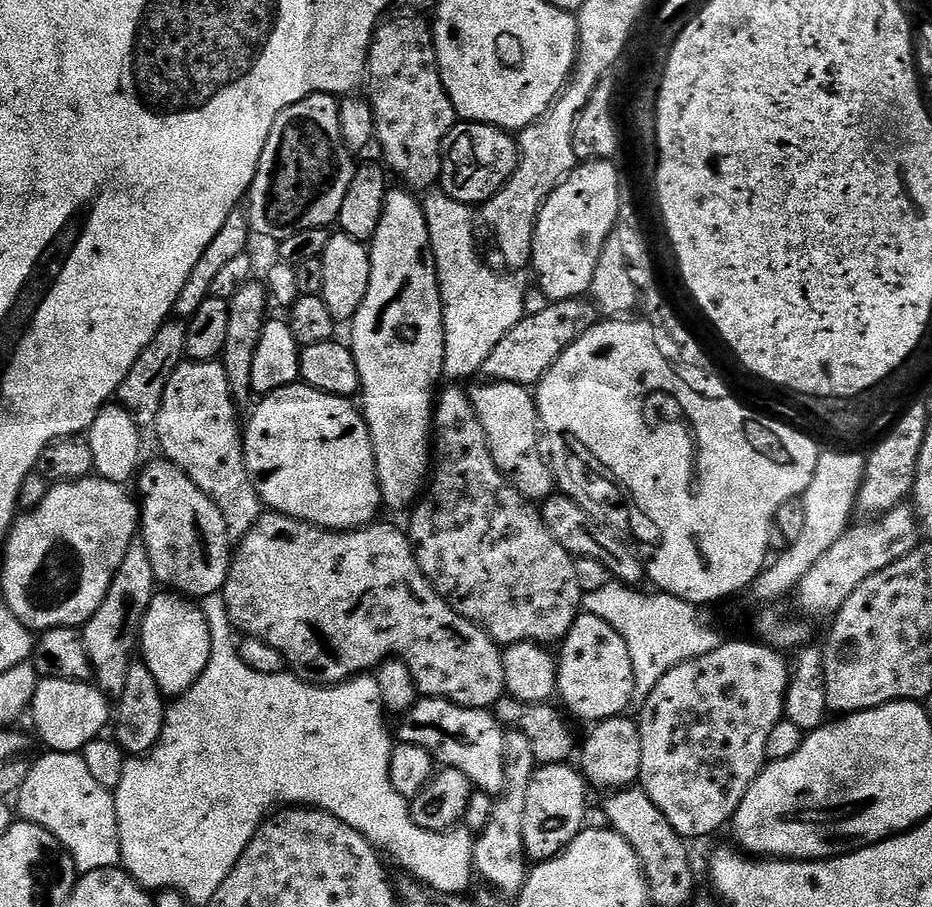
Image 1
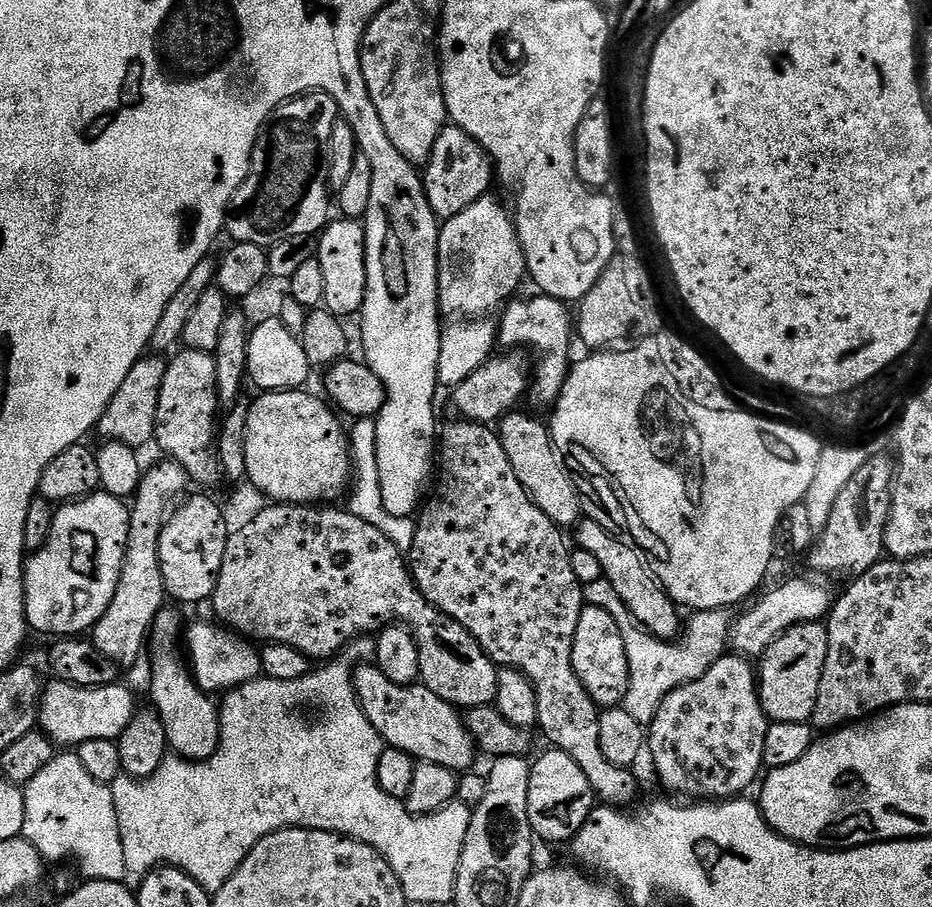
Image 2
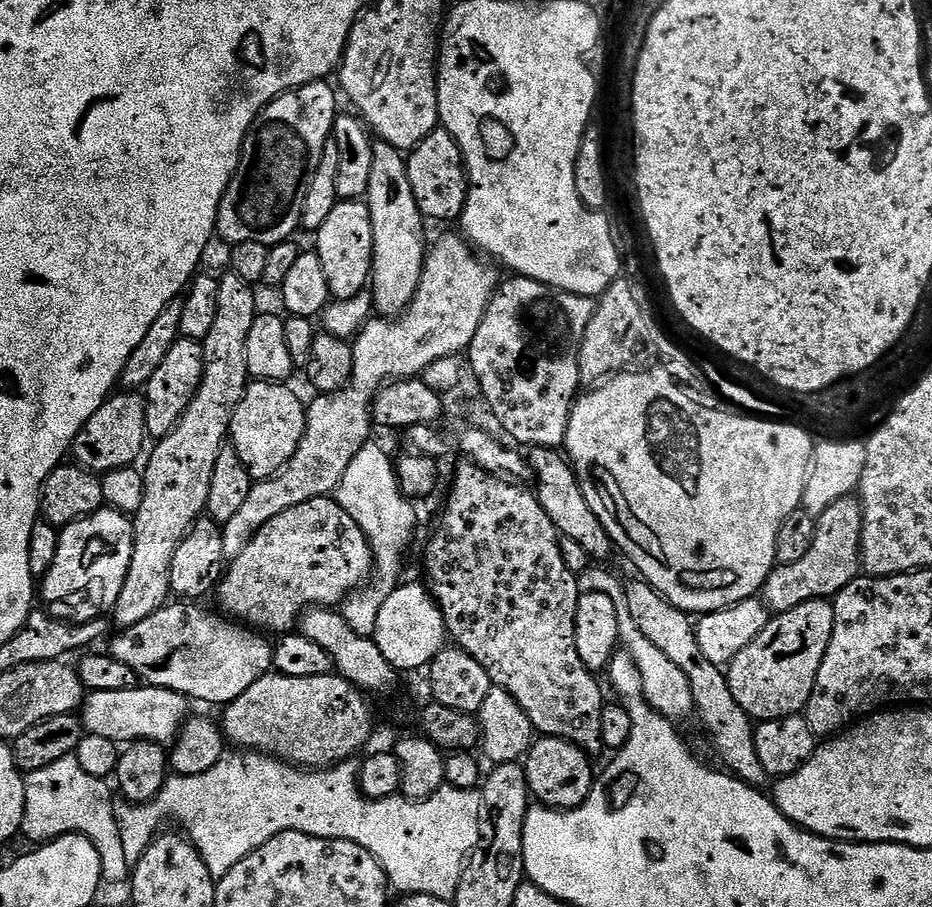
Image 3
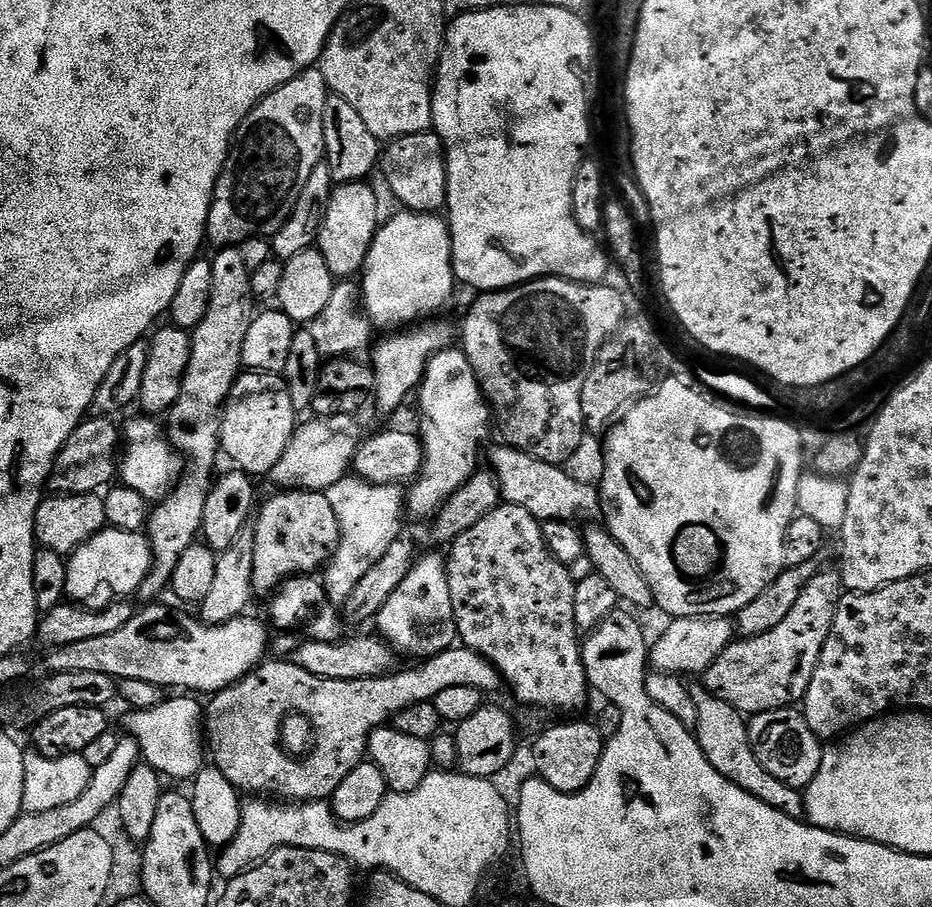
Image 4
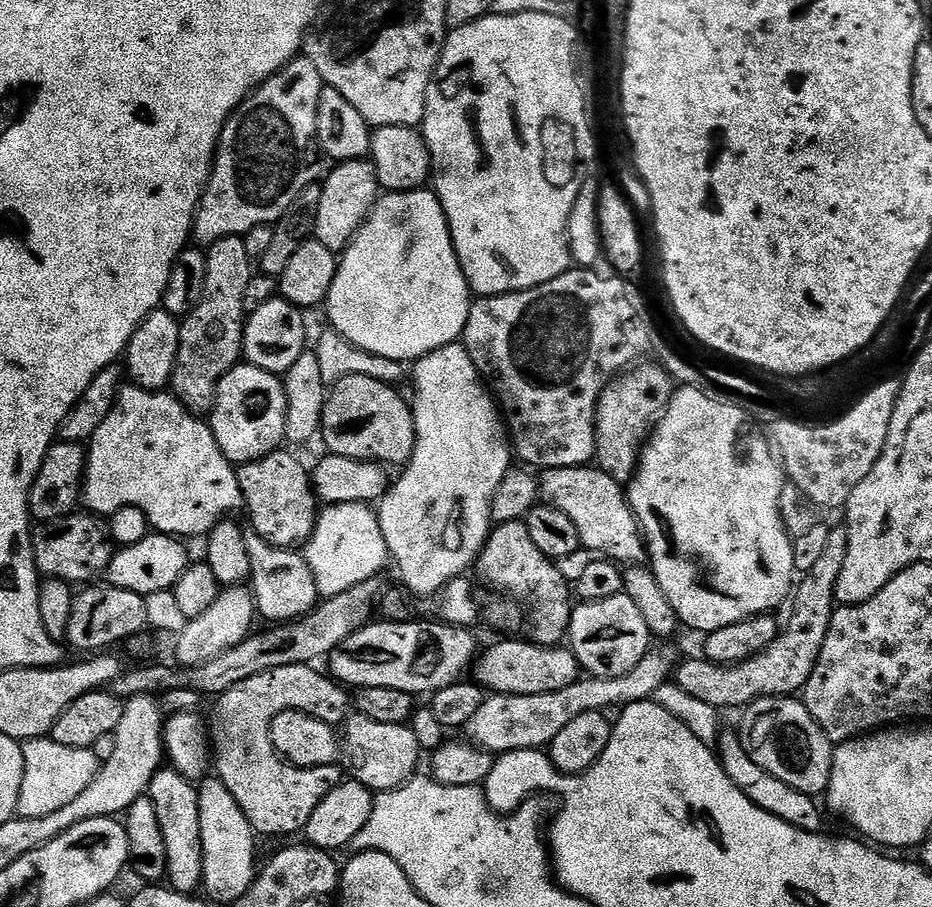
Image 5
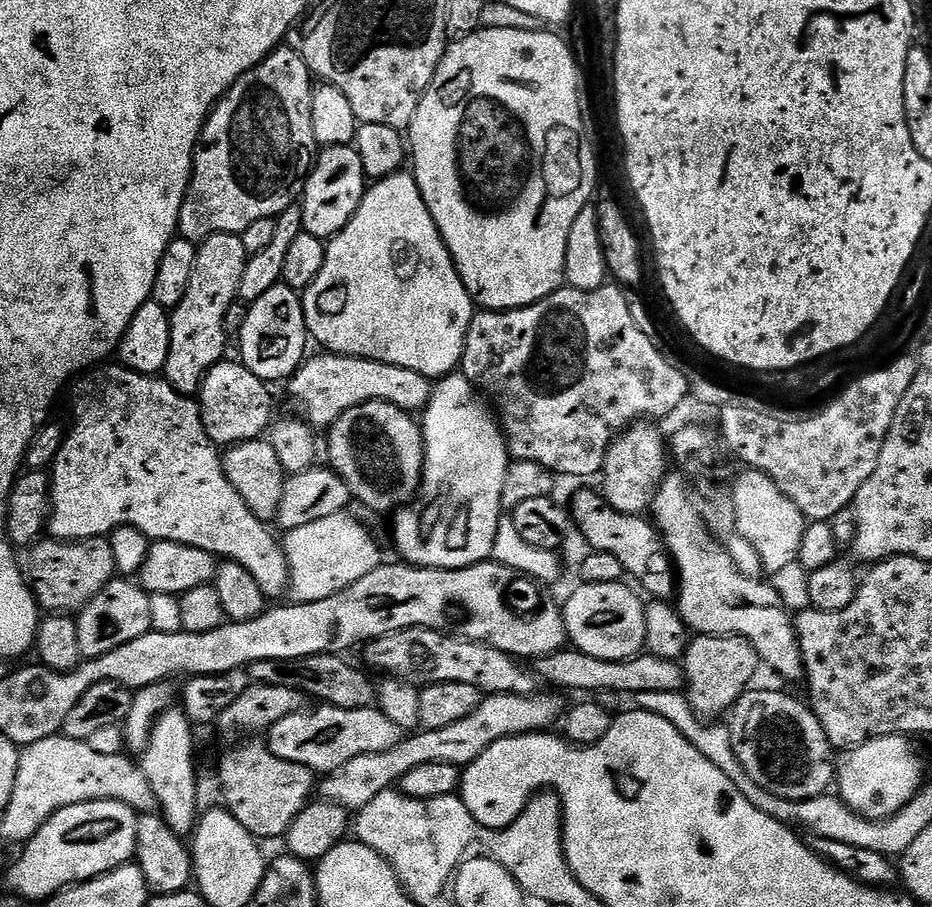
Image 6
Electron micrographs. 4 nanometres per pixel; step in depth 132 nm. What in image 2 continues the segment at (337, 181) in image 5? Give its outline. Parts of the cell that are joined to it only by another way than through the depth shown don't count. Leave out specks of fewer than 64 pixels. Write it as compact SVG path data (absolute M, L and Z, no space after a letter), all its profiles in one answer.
M347 218L333 219L319 233L318 259L324 276L323 307L341 318L355 317L364 307L366 298L366 238L363 223Z

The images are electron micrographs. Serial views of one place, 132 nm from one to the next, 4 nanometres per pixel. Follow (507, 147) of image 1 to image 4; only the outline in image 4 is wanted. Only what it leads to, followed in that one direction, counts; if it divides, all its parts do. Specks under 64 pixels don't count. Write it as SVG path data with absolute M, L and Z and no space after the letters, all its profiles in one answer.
M435 131L410 134L391 141L383 149L378 168L381 173L384 171L384 180L388 183L393 198L400 203L401 209L436 214L447 205L446 174L448 171L444 161L444 144Z

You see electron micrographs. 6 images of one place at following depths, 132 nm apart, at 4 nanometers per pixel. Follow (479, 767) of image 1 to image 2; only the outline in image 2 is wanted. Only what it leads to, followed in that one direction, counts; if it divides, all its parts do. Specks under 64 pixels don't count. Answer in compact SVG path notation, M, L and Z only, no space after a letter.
M372 662L361 663L353 671L352 685L366 718L370 718L373 733L379 739L381 736L387 747L402 750L417 762L438 762L438 766L446 766L457 774L463 774L475 765L472 763L478 757L478 749L464 725L463 715L455 704L447 704L438 698L434 690L425 688L420 682L390 682L390 678L386 678L386 674Z

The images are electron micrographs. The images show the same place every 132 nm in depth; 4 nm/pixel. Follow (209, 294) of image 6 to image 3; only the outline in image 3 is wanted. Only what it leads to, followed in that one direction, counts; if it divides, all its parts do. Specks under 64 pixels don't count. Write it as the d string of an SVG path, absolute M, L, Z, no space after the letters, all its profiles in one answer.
M225 272L225 276L219 277L218 314L210 334L206 334L202 342L202 382L190 406L186 406L180 415L180 421L171 432L155 441L156 449L147 453L148 465L142 468L144 497L132 520L134 546L130 554L130 570L126 570L122 594L118 594L118 602L110 613L111 623L120 630L150 618L150 614L169 603L173 595L170 570L174 550L178 550L192 525L205 515L210 498L210 478L214 478L214 462L218 462L218 454L226 447L228 425L232 423L234 410L238 402L242 402L250 383L246 338L250 338L250 326L254 326L258 315L257 289L238 278L235 272Z

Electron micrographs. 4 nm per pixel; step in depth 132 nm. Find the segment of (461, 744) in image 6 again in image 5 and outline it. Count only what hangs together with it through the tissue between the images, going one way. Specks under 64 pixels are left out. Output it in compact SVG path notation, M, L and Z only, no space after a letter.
M664 642L661 644L664 644L661 648L659 646L649 648L647 654L642 658L642 662L638 662L638 666L634 666L634 670L630 670L621 676L606 678L605 676L585 675L578 682L574 682L574 686L566 686L566 690L554 690L554 694L526 694L525 696L489 695L482 702L482 707L474 713L474 718L470 718L466 729L467 739L475 744L476 747L484 748L487 752L493 754L503 754L505 752L513 752L514 750L544 750L547 749L551 740L571 720L578 718L582 714L603 712L606 706L618 706L623 709L628 704L643 704L651 701L655 697L658 686L669 683L670 677L673 675L674 669L678 664L675 650L668 645L671 643Z

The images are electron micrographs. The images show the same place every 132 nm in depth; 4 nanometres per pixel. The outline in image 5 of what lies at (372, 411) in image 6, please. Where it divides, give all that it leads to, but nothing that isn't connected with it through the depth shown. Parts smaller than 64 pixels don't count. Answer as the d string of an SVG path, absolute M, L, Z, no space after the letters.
M344 377L331 385L328 399L324 402L319 435L324 436L325 449L334 455L342 455L354 460L368 460L383 466L390 464L407 465L414 454L416 445L416 423L412 417L411 403L396 393L390 384L383 384L372 377Z

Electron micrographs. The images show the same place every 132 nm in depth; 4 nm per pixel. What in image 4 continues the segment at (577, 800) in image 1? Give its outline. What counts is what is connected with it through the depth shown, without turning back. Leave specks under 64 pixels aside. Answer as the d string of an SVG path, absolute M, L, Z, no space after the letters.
M572 718L569 724L556 724L553 728L548 728L536 741L532 744L532 764L536 767L535 775L539 779L544 780L550 786L554 786L554 790L559 792L574 793L581 792L590 781L594 778L594 774L598 770L598 762L604 753L604 745L606 738L597 730L595 723L588 724L584 718Z

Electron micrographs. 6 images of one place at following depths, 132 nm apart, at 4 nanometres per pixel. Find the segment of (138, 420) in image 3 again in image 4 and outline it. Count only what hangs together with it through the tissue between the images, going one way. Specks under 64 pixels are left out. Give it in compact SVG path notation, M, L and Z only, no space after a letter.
M88 418L70 434L66 446L60 448L52 463L47 487L53 493L86 494L107 489L118 476L118 453L122 448L122 432L108 418Z

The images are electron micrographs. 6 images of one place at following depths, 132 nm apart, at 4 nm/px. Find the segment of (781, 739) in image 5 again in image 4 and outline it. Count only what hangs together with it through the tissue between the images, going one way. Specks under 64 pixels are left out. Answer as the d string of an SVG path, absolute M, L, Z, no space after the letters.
M795 707L779 708L763 712L748 720L750 746L754 746L754 754L762 764L779 781L788 787L803 790L810 782L814 782L814 774L818 774L818 766L822 766L825 745L819 736L810 730L803 711Z

